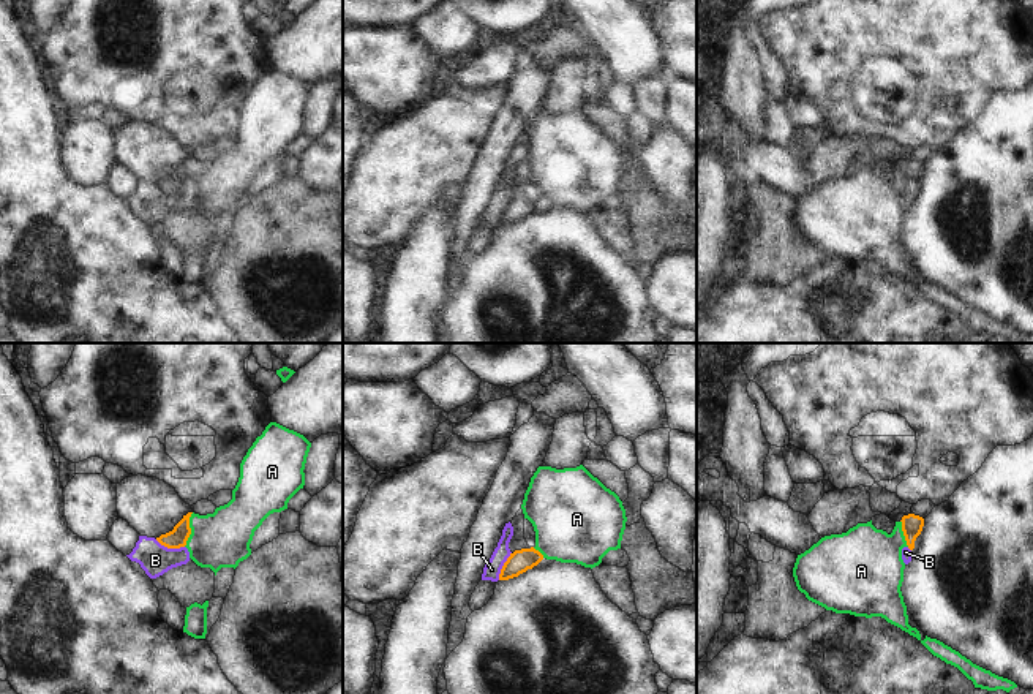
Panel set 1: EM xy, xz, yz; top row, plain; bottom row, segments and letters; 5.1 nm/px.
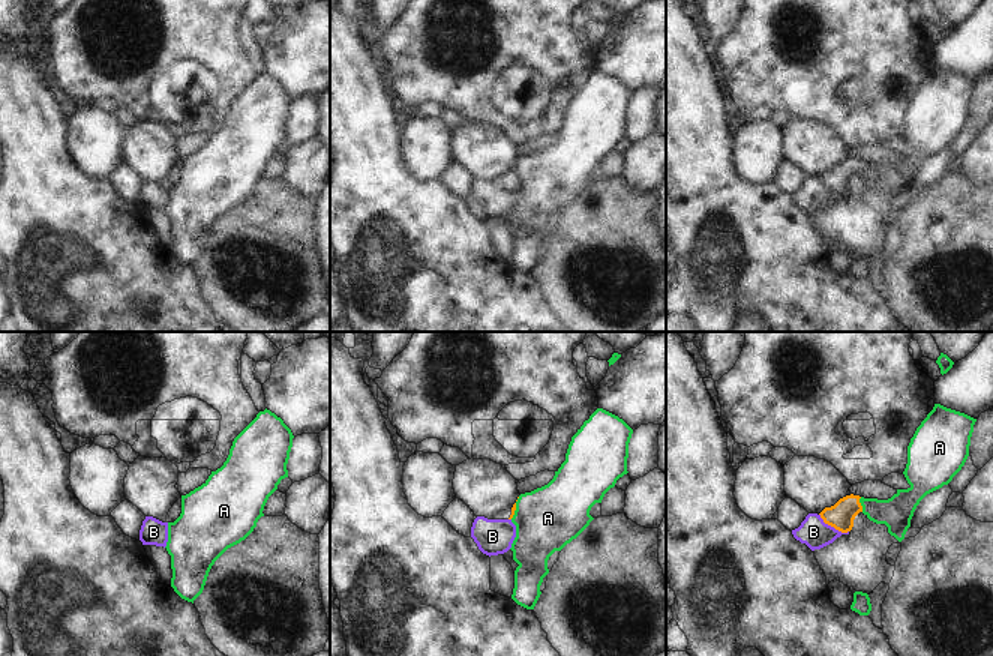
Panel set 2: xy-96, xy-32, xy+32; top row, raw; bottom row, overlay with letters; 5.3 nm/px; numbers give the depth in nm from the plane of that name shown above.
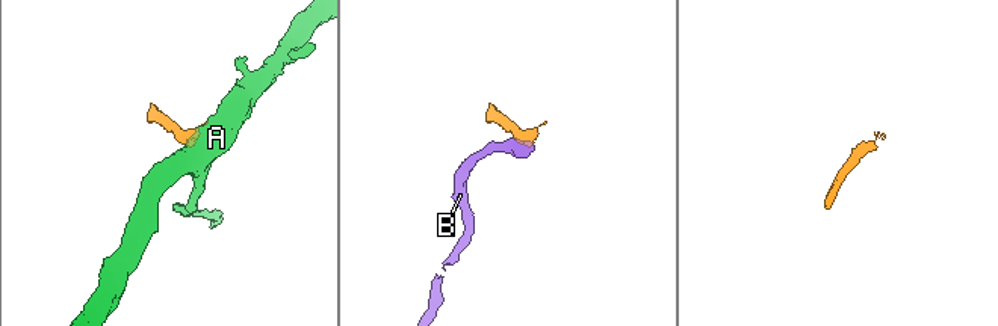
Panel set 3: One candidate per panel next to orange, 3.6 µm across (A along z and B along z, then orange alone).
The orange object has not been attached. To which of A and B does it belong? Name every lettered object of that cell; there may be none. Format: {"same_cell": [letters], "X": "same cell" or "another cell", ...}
{"same_cell": ["A"], "A": "same cell", "B": "another cell"}

